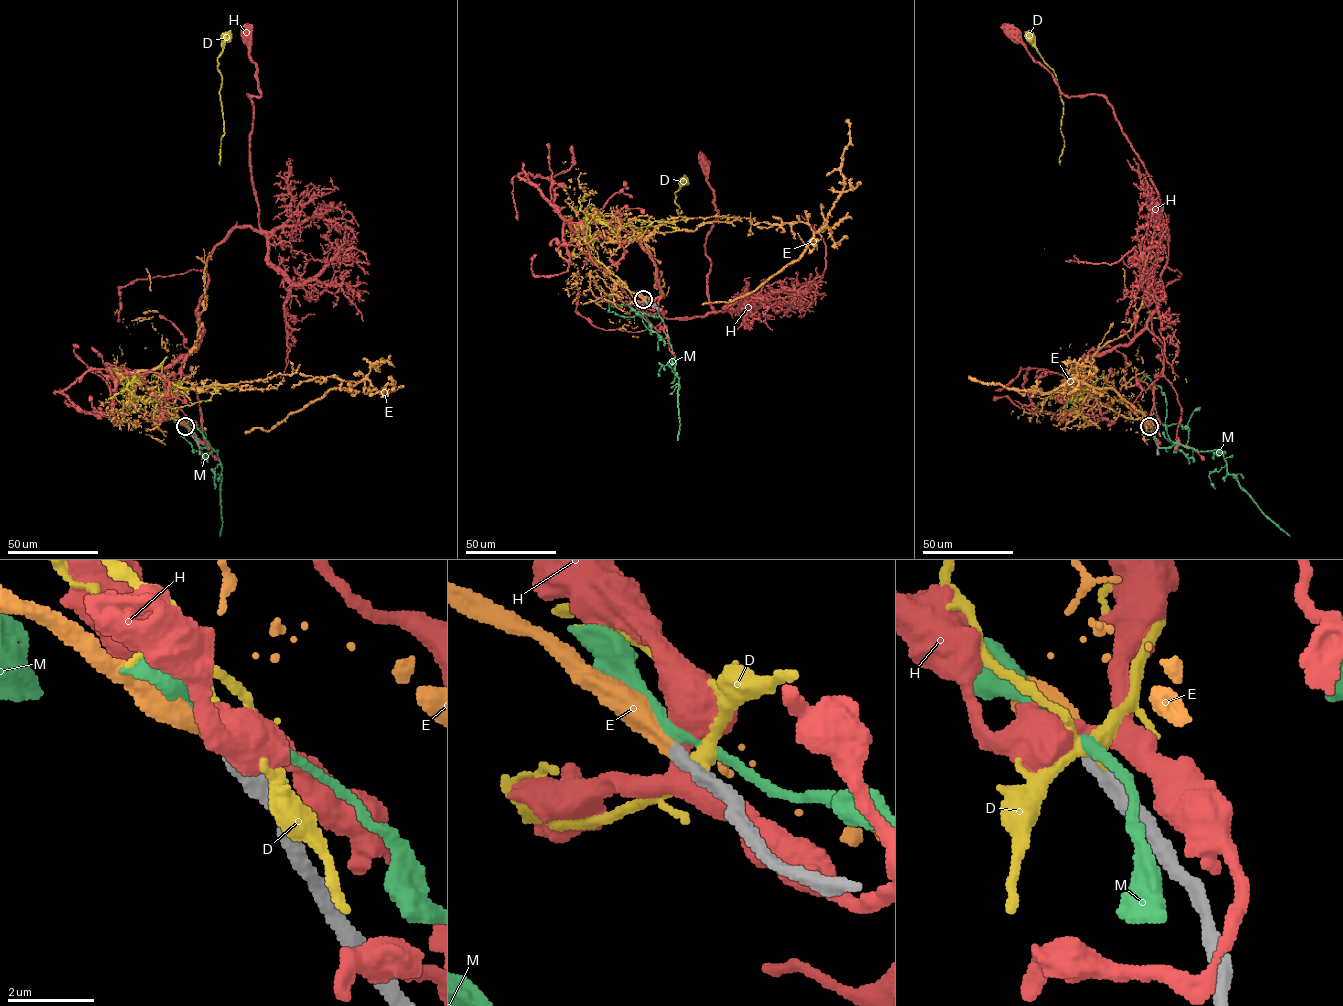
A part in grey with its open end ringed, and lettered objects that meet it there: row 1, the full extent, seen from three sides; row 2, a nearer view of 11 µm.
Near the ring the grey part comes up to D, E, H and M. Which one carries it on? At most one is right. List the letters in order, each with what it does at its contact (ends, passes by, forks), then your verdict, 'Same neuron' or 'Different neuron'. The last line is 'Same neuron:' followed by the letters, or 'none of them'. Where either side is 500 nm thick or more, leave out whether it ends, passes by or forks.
D: Different neuron
E: It ends there. Same neuron
H: It forks there. Different neuron
M: It passes by. Different neuron
Same neuron: E

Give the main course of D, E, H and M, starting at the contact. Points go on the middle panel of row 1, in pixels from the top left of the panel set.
D: (644, 300), (638, 302), (598, 260), (584, 218), (635, 220), (675, 194), (678, 215), (675, 193), (685, 181)
E: (643, 300), (594, 265), (604, 242), (646, 237), (680, 216), (809, 226), (796, 260), (744, 295), (701, 305)
H: (643, 300), (626, 304), (656, 314), (660, 298), (668, 318), (717, 312), (705, 243), (718, 212), (704, 162)
M: (643, 299), (655, 306), (674, 355), (675, 373), (679, 377), (677, 440)

